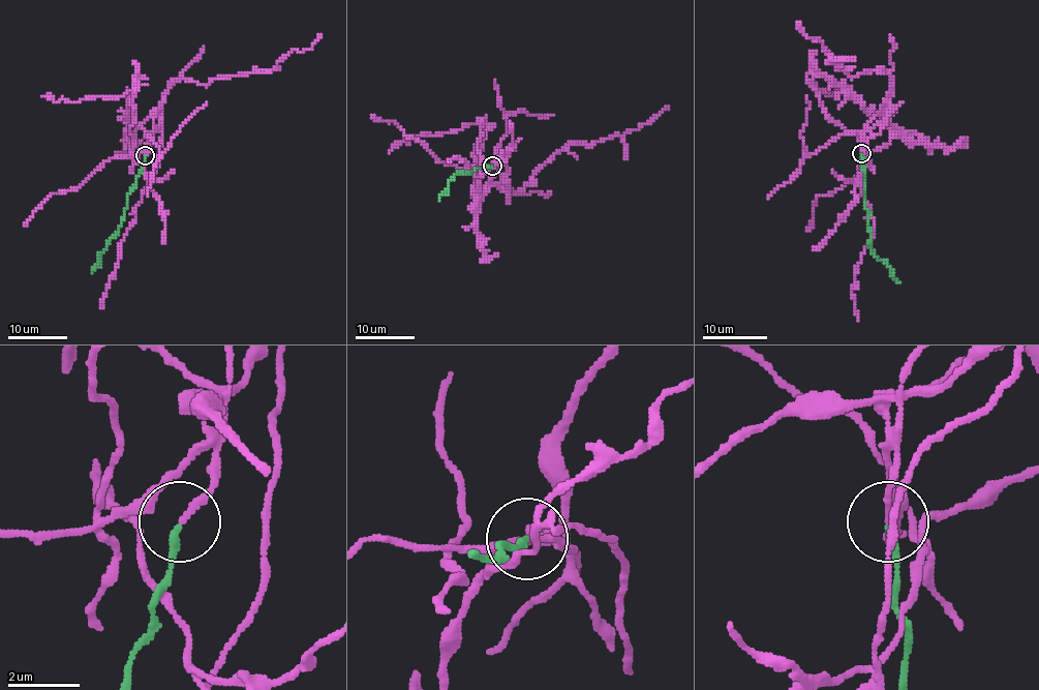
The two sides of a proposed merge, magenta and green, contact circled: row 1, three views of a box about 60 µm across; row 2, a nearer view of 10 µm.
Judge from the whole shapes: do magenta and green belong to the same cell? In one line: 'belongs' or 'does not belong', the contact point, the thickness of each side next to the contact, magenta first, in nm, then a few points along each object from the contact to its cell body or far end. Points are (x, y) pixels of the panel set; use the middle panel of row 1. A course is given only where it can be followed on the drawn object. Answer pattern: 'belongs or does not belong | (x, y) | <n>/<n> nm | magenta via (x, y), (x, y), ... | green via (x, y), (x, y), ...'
does not belong | (492, 166) | 160/200 nm | magenta via (492, 166), (500, 168), (500, 178), (509, 189), (518, 192), (572, 144), (620, 137), (669, 109) | green via (492, 166), (466, 173), (459, 172), (449, 180), (449, 188), (439, 196), (439, 200)

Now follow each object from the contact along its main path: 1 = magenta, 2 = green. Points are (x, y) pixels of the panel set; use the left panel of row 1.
1: (145, 154), (153, 119), (175, 80), (206, 85), (211, 80), (269, 70), (294, 50), (308, 50), (322, 35)
2: (145, 156), (136, 182), (127, 196), (119, 231), (101, 251), (92, 272)

